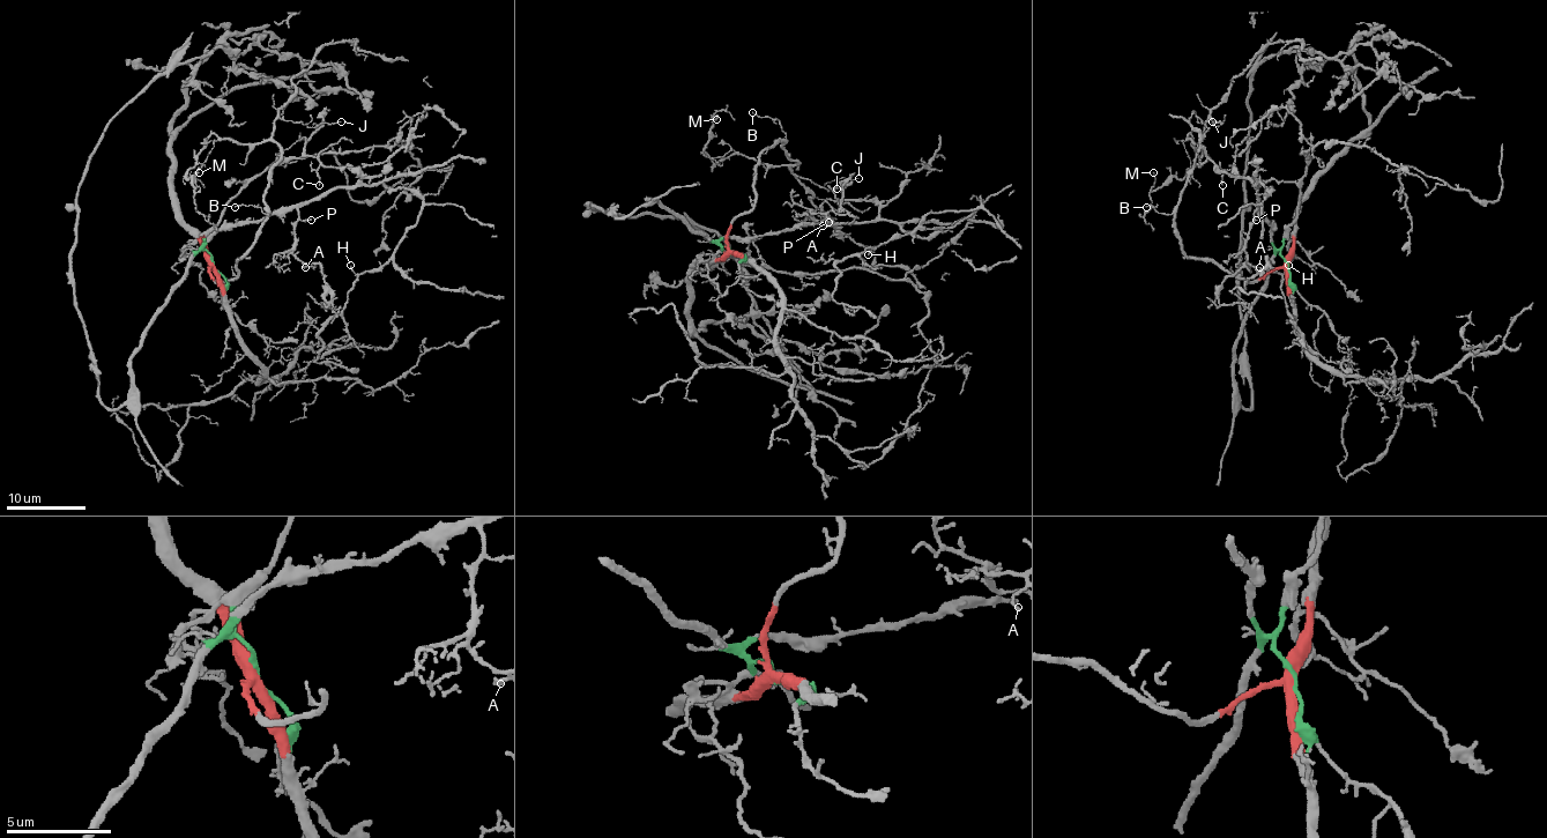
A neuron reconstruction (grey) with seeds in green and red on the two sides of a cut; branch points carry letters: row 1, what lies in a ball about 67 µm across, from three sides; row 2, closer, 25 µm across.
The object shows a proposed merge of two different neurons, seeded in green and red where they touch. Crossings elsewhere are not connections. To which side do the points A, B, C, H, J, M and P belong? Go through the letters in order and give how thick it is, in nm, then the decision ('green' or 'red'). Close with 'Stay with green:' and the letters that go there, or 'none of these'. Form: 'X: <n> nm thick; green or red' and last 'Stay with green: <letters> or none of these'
A: 110 nm thick; green
B: 90 nm thick; red
C: 120 nm thick; green
H: 110 nm thick; green
J: 80 nm thick; red
M: 100 nm thick; red
P: 150 nm thick; green
Stay with green: A, C, H, P

